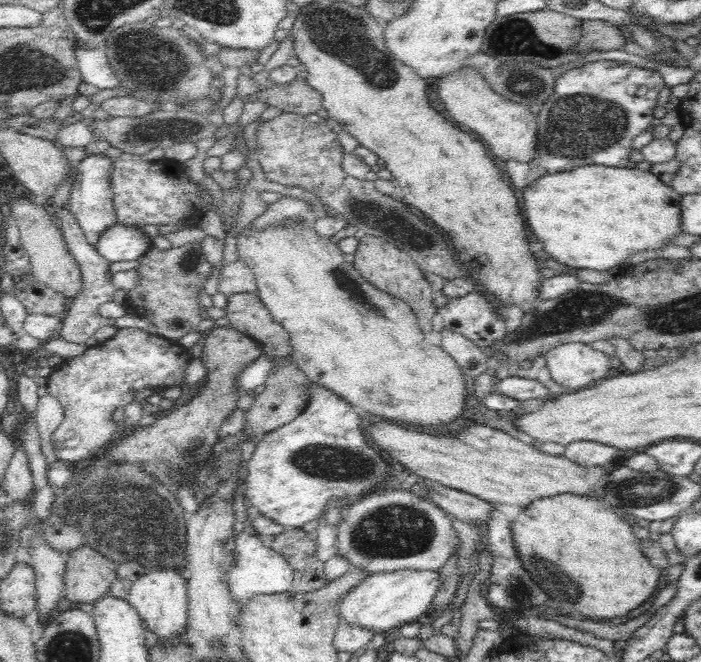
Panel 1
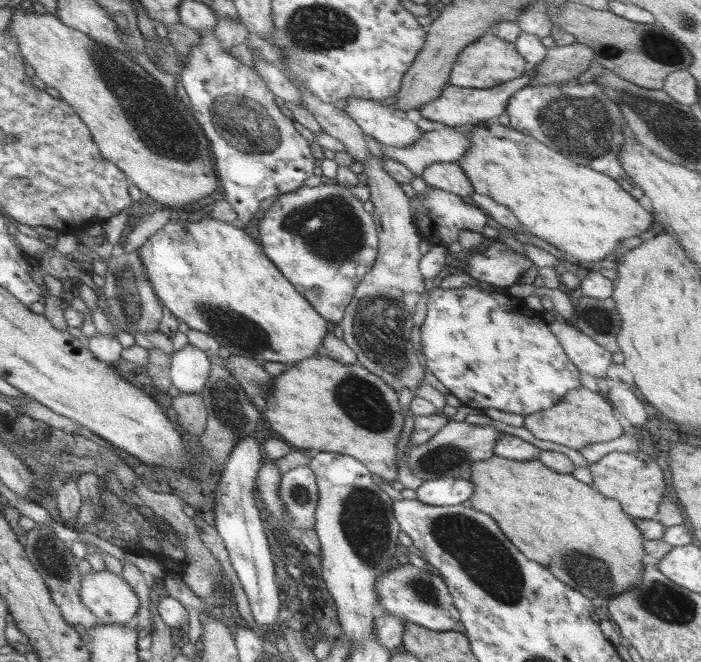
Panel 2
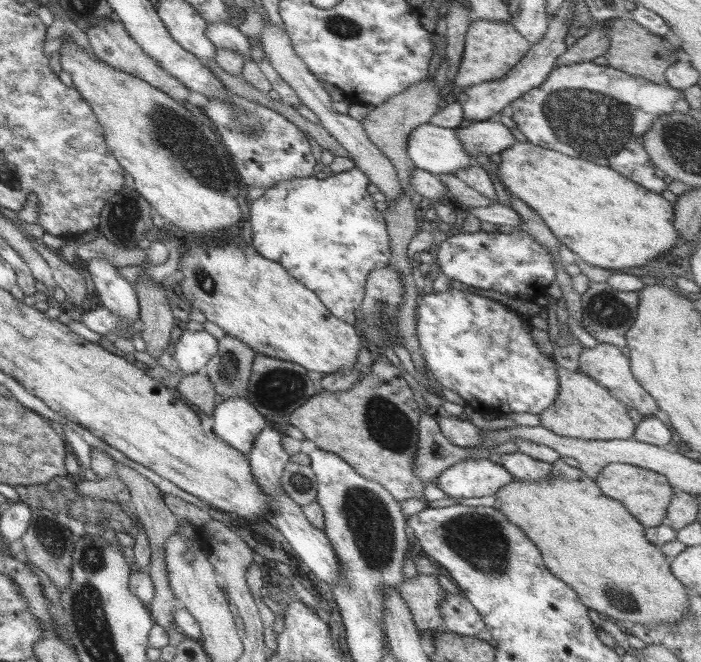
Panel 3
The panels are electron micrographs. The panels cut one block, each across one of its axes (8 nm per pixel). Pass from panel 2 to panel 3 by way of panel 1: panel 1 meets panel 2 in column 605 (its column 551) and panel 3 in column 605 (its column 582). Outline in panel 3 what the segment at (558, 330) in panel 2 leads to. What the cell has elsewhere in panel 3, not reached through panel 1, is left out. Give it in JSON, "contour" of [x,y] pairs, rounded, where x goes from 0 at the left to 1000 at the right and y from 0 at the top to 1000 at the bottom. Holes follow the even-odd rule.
{"contour":[[[852,518],[849,524],[833,524],[826,533],[826,542],[823,542],[823,559],[864,586],[866,592],[872,592],[890,613],[909,619],[909,625],[929,628],[937,619],[934,606],[927,595],[914,586],[914,582],[903,571],[897,556],[897,544],[893,544],[880,524],[860,518]]]}

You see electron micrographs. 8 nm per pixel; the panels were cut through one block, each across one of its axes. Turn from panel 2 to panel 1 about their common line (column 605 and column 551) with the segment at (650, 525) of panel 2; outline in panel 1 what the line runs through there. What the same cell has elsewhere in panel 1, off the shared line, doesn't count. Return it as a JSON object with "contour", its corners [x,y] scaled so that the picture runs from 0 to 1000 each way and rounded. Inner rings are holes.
{"contour":[[[548,634],[522,648],[546,683],[565,690],[596,719],[616,725],[615,758],[665,792],[690,796],[702,782],[705,761],[745,770],[765,755],[807,745],[862,757],[857,748],[870,728],[866,704],[827,702],[803,686],[782,686],[760,671],[745,669],[713,645],[673,640],[650,660],[596,654]]]}

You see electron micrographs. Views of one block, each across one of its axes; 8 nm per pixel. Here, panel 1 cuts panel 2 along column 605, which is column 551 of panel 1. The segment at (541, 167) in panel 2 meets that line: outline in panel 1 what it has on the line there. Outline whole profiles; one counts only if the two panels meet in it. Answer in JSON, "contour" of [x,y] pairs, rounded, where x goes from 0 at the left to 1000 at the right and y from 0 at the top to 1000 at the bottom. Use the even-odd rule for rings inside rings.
{"contour":[[[845,248],[767,269],[748,289],[748,328],[765,360],[779,369],[779,381],[820,408],[862,411],[876,402],[887,405],[913,381],[939,381],[964,372],[961,360],[977,352],[973,296],[927,257],[916,258],[910,252],[873,254]]]}

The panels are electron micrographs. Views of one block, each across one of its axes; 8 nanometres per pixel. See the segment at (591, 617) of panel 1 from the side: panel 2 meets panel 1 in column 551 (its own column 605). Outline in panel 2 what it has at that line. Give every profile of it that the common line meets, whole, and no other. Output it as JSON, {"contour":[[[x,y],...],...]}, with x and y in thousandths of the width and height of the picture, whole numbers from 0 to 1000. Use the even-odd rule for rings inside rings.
{"contour":[[[700,687],[672,699],[669,710],[666,724],[675,734],[675,745],[668,752],[670,766],[698,779],[715,807],[752,846],[769,852],[793,876],[822,890],[837,905],[860,905],[860,909],[843,906],[845,917],[860,918],[860,911],[869,903],[910,882],[916,852],[923,847],[916,831],[919,814],[879,755],[857,749],[840,731],[826,728],[813,716],[800,716],[775,704],[766,693],[736,696]]]}

